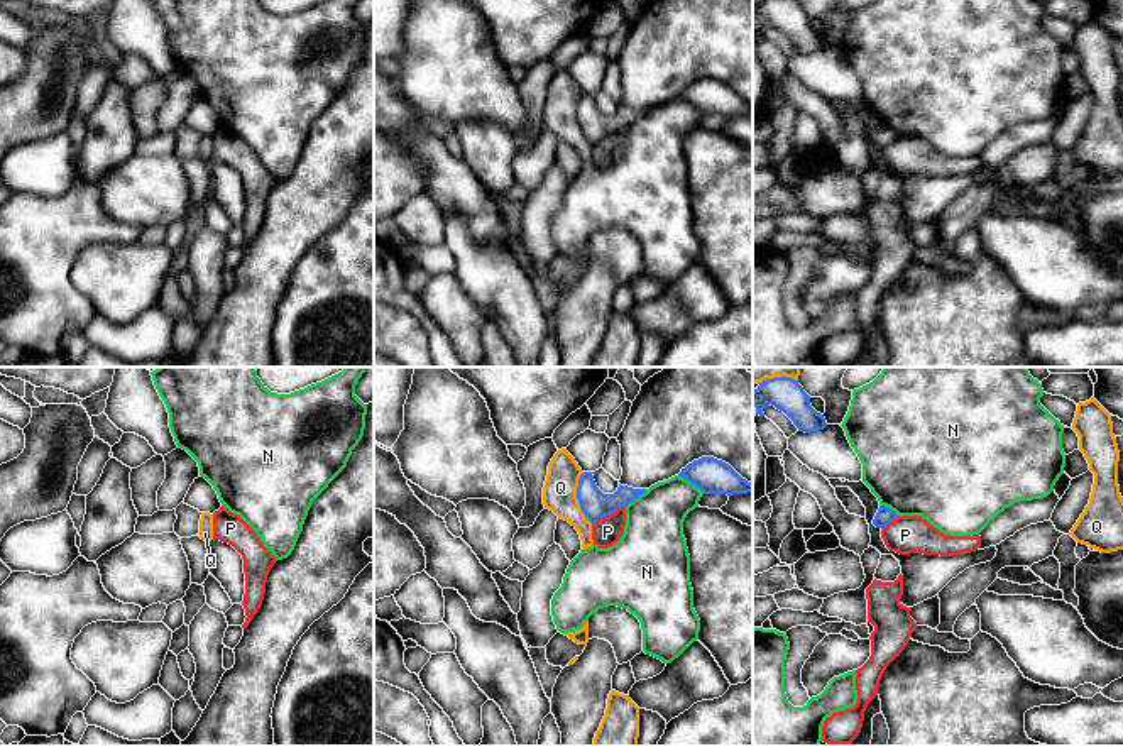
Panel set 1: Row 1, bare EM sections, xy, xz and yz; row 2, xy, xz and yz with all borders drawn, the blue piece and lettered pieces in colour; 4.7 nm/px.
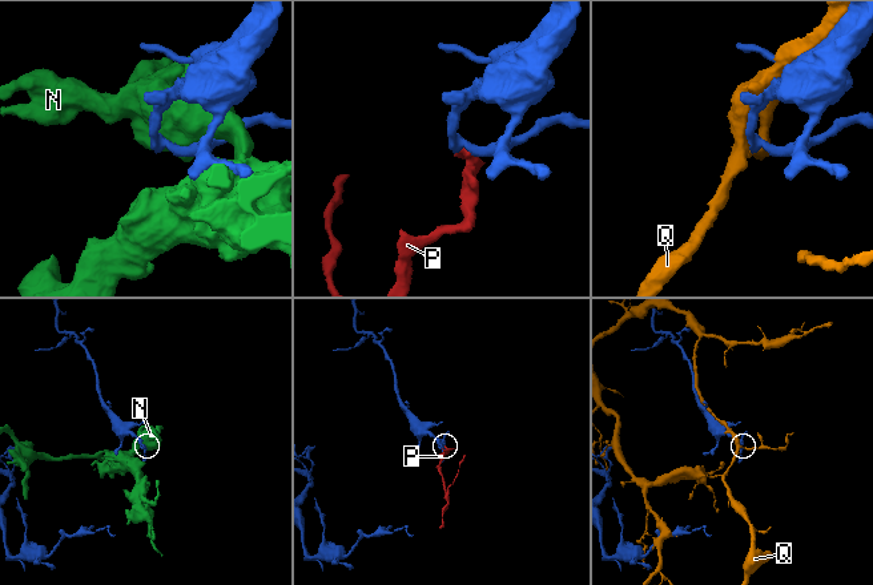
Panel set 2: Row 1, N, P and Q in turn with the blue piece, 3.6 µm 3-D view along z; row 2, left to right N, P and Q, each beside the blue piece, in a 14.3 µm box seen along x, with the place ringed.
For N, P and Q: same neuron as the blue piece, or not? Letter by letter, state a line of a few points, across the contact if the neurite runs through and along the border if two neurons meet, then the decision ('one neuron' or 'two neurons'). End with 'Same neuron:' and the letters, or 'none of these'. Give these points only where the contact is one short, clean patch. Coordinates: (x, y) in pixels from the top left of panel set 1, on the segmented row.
N: two neurons
P: line xz (624, 504), (592, 525); two neurons
Q: two neurons
Same neuron: none of these

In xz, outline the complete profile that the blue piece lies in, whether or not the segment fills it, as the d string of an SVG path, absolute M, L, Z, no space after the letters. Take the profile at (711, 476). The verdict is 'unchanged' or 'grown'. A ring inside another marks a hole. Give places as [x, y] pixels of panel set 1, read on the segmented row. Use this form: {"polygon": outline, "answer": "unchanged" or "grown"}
{"polygon": "M702 457L688 464L680 477L692 482L704 494L748 494L753 484L742 479L729 464L714 457Z", "answer": "unchanged"}

